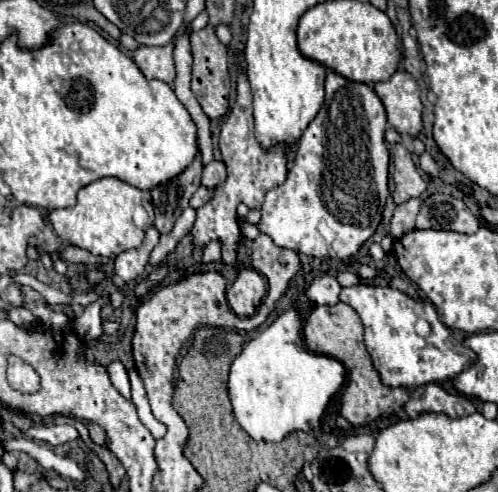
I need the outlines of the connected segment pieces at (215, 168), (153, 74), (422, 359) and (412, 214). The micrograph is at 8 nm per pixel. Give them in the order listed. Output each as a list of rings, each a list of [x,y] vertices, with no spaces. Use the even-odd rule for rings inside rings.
[[[220,160],[210,162],[202,172],[202,186],[206,186],[208,190],[214,190],[224,180],[226,180],[226,166]]]
[[[174,40],[166,46],[160,46],[160,48],[142,46],[142,48],[134,50],[132,58],[146,78],[156,78],[156,80],[162,80],[162,82],[174,86],[176,72],[174,72],[172,48],[174,48]]]
[[[356,284],[350,288],[342,288],[340,300],[350,304],[362,324],[364,324],[364,342],[368,354],[374,360],[376,370],[386,386],[398,388],[418,388],[430,382],[444,382],[456,378],[464,368],[472,366],[476,354],[468,348],[452,350],[450,344],[458,344],[452,332],[440,322],[434,306],[426,298],[412,298],[390,286],[376,284]],[[426,320],[430,324],[430,334],[424,338],[416,332],[416,322]]]
[[[412,198],[412,200],[406,200],[404,204],[398,204],[394,210],[392,222],[390,222],[390,234],[394,238],[400,238],[402,234],[414,230],[414,220],[416,220],[418,210],[420,210],[418,198]]]

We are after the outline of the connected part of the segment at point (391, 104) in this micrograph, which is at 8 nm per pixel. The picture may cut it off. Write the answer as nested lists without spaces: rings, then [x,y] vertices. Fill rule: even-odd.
[[[398,70],[388,80],[378,82],[374,90],[386,108],[390,126],[400,134],[418,136],[422,130],[422,102],[416,80],[408,72]]]

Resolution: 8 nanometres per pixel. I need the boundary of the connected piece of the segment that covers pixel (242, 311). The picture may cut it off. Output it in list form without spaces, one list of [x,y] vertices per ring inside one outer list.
[[[242,268],[236,282],[226,290],[228,304],[238,316],[252,316],[264,294],[266,284],[262,276],[252,268]]]

